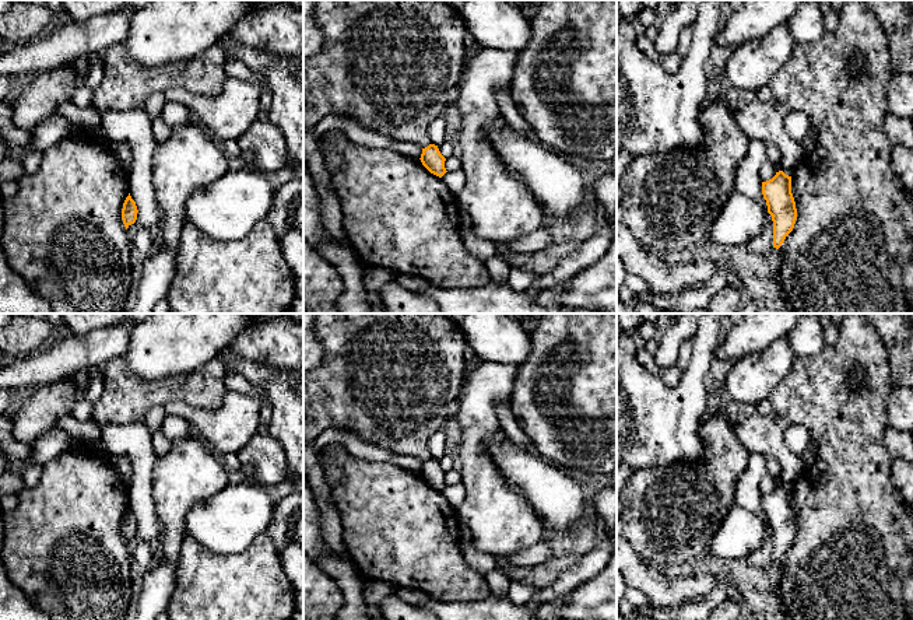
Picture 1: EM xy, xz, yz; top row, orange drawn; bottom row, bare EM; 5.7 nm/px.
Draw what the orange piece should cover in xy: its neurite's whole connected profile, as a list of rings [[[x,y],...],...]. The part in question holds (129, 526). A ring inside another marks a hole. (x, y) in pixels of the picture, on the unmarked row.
[[[130,507],[126,511],[124,516],[123,516],[123,522],[122,522],[122,533],[123,537],[126,540],[126,543],[136,536],[137,533],[137,519],[136,515],[131,512]]]

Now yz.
[[[783,484],[776,486],[772,493],[762,495],[762,508],[773,535],[773,561],[779,563],[797,533],[791,490]]]

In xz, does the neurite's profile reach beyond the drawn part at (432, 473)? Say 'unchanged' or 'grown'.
unchanged

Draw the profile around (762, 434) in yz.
[[[755,413],[738,423],[734,428],[740,442],[749,453],[758,452],[776,459],[782,467],[783,486],[793,488],[796,479],[803,470],[800,456],[790,452],[783,441],[783,428],[776,421],[776,414],[761,416]]]

